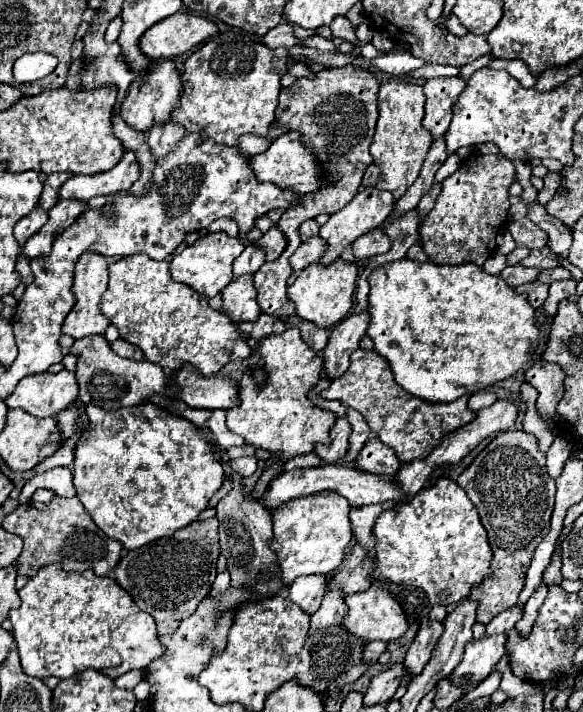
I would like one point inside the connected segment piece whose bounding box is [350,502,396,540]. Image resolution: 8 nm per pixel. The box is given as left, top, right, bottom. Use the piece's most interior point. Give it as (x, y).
(362, 519)

